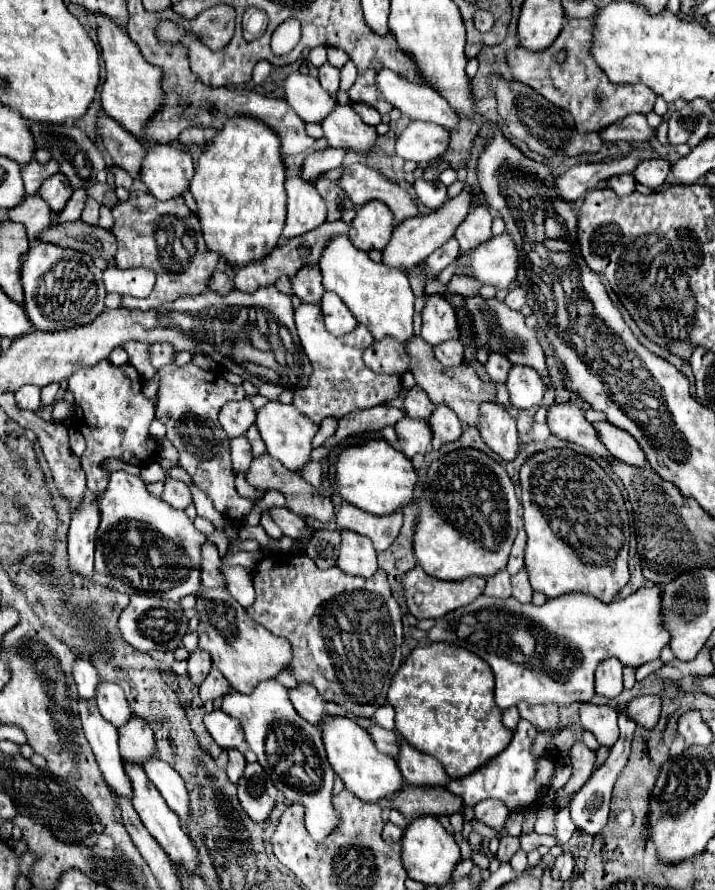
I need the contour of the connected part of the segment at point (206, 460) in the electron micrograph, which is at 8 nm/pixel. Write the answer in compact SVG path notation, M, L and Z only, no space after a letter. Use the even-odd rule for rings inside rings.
M193 363L183 367L165 365L159 369L159 389L163 391L163 405L155 409L155 417L167 427L167 439L179 451L181 467L193 477L193 483L213 501L215 509L229 521L239 523L253 507L251 499L245 499L235 489L235 473L231 471L229 437L217 421L219 409L227 401L245 399L243 387L227 383L219 373L197 369Z

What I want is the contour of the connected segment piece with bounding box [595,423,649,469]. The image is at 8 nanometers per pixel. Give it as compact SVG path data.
M595 423L595 429L599 431L601 443L619 461L623 461L623 463L627 463L631 467L639 467L639 469L645 469L649 465L649 461L645 457L645 451L639 447L635 437L629 435L627 431L617 429L611 423Z

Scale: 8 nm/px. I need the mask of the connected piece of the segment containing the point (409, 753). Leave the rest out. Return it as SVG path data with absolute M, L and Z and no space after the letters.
M399 739L399 755L395 761L403 779L411 785L443 785L449 779L439 761L417 751L403 739Z

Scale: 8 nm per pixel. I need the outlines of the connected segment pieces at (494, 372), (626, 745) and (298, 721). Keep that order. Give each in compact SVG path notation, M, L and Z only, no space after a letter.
M491 353L487 363L485 363L485 371L489 373L489 377L493 381L501 381L501 383L507 379L509 367L511 367L509 359L505 355L501 355L501 353Z
M619 711L619 729L621 729L621 735L619 735L617 743L613 745L613 751L611 751L609 759L607 759L605 765L601 765L601 767L587 779L587 783L573 795L573 801L571 801L571 805L569 805L569 809L571 809L571 819L573 819L573 823L575 823L581 831L585 831L585 833L589 833L589 835L599 833L599 831L603 829L603 825L607 823L611 791L613 791L615 781L617 781L617 777L621 775L621 771L623 771L623 767L625 767L625 763L627 763L627 759L629 759L631 739L633 739L635 727L637 727L637 723L633 723L633 721L625 715L625 711Z
M265 679L257 683L253 693L249 695L237 691L227 693L221 699L221 709L241 723L247 745L257 755L257 761L273 779L275 787L285 795L285 799L289 803L301 803L305 807L305 827L309 835L315 841L323 841L327 833L335 829L337 813L331 807L335 773L327 763L319 729L299 717L299 713L291 707L291 701L287 699L287 689L275 679Z

